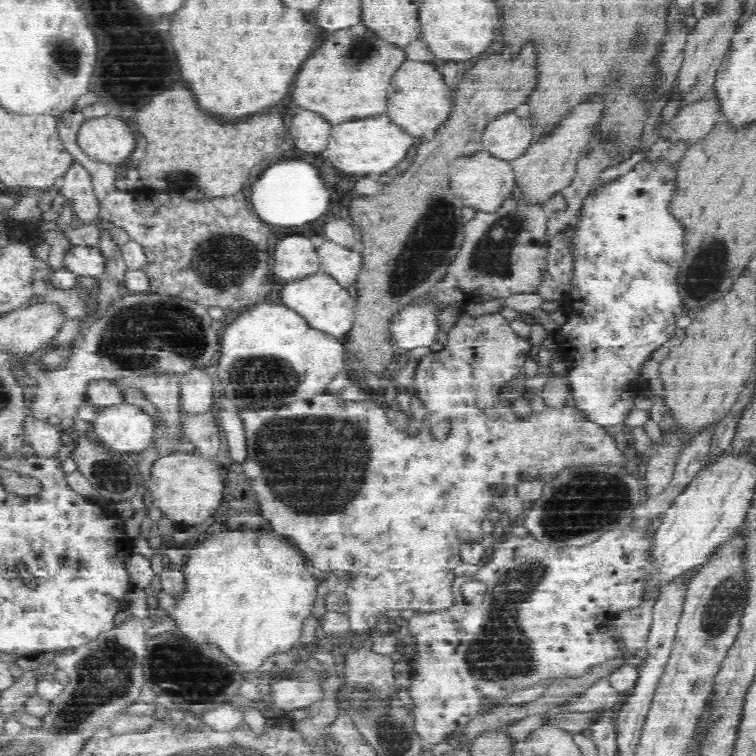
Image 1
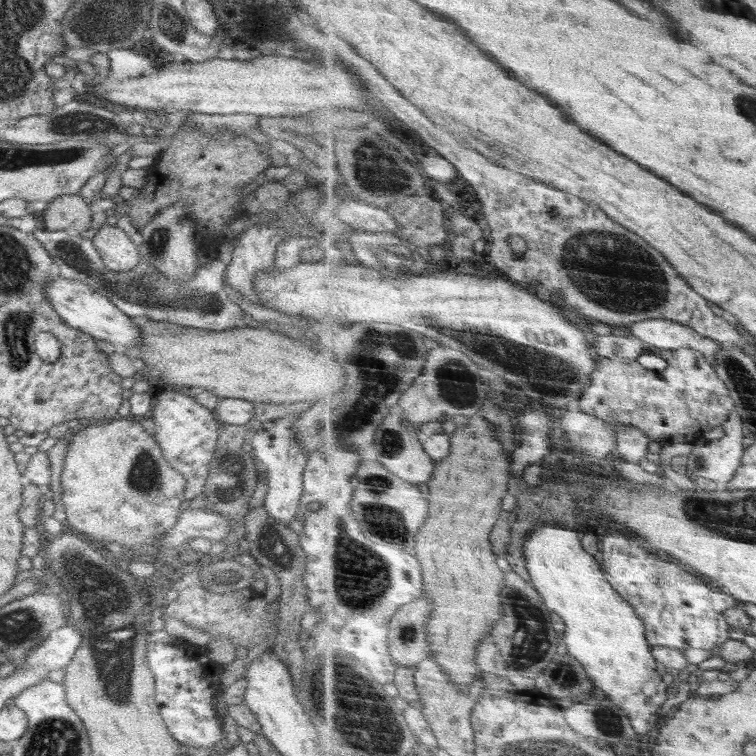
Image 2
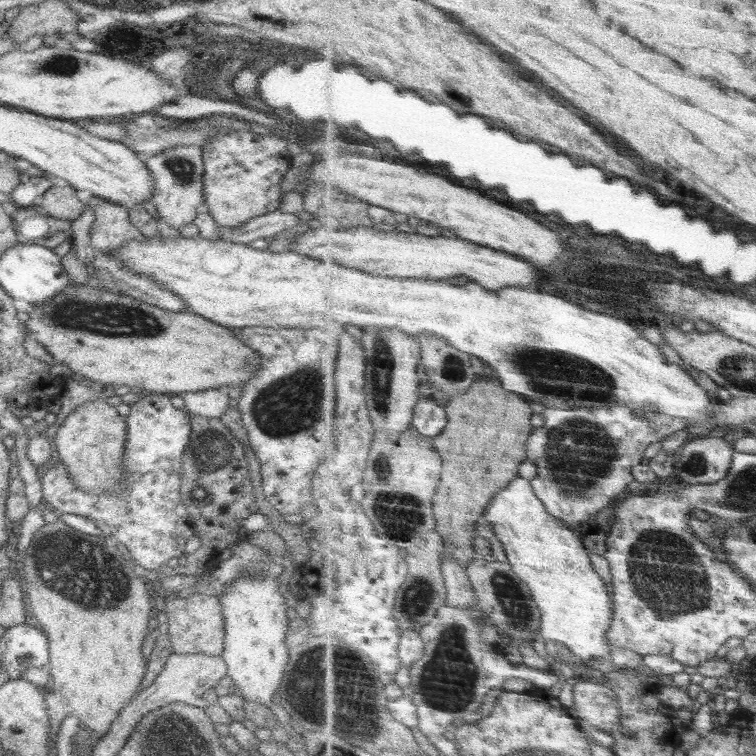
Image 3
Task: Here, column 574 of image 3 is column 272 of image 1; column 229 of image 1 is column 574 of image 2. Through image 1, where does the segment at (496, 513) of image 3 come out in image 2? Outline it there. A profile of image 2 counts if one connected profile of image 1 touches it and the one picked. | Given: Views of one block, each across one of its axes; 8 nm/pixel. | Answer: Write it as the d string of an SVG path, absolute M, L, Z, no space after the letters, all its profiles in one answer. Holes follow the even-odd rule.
M546 524L536 528L524 542L524 554L527 560L527 570L535 588L545 598L545 604L554 610L565 622L564 640L572 655L586 664L588 675L602 690L602 693L618 703L630 716L634 728L639 734L655 732L655 726L660 720L662 706L670 700L668 686L664 683L663 668L653 653L646 621L638 614L633 603L620 594L613 583L607 578L604 566L584 548L582 532L569 526Z

